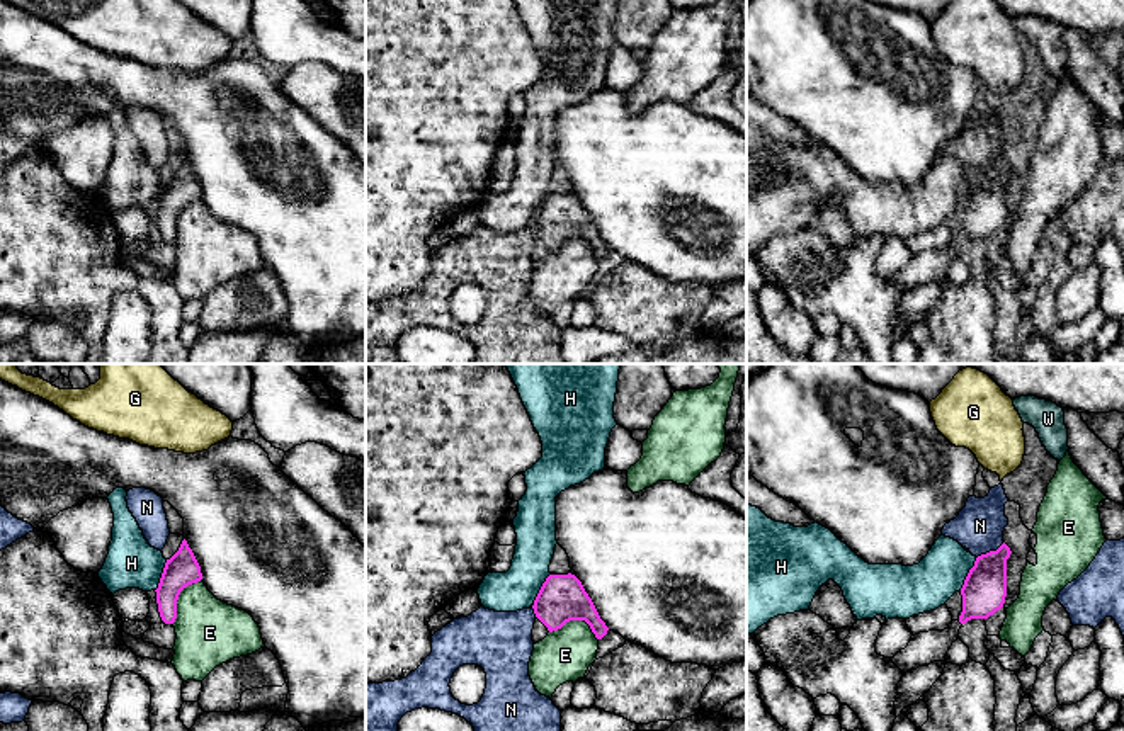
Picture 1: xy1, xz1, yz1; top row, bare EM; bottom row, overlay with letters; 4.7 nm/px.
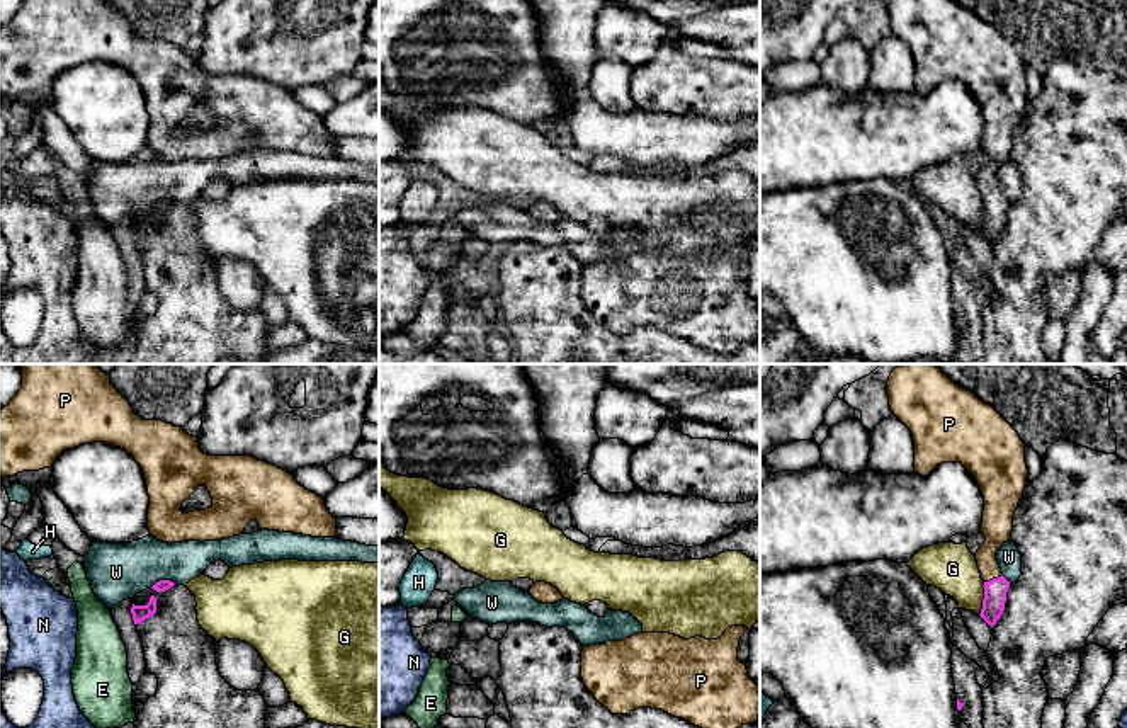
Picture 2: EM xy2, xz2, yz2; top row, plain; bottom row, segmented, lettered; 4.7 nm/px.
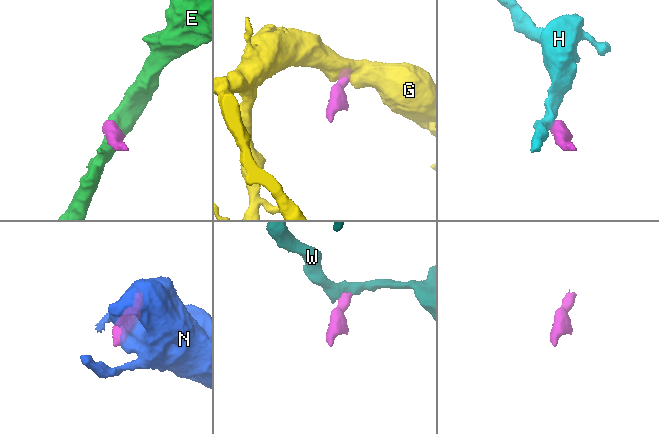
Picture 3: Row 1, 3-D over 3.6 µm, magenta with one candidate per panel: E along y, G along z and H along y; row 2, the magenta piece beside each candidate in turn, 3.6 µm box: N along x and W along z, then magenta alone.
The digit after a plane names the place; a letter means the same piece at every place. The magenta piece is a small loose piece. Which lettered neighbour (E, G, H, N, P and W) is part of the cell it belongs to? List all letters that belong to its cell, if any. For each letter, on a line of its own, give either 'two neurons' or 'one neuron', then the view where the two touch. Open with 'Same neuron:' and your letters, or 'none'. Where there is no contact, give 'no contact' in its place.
Same neuron: P
E: two neurons; contact in xy1
G: two neurons; contact in yz2
H: two neurons; contact in yz1
N: two neurons; contact in yz1
P: one neuron; contact in yz2
W: two neurons; contact in xy2

